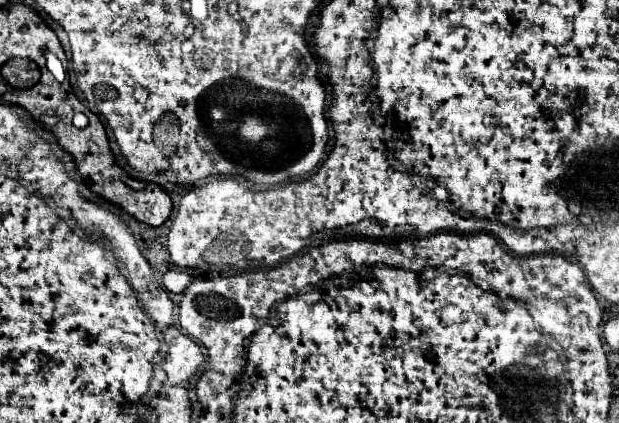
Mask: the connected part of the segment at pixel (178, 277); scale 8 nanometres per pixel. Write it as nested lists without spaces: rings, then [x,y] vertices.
[[[171,269],[162,277],[164,288],[168,292],[182,292],[192,282],[192,276],[186,270]]]

